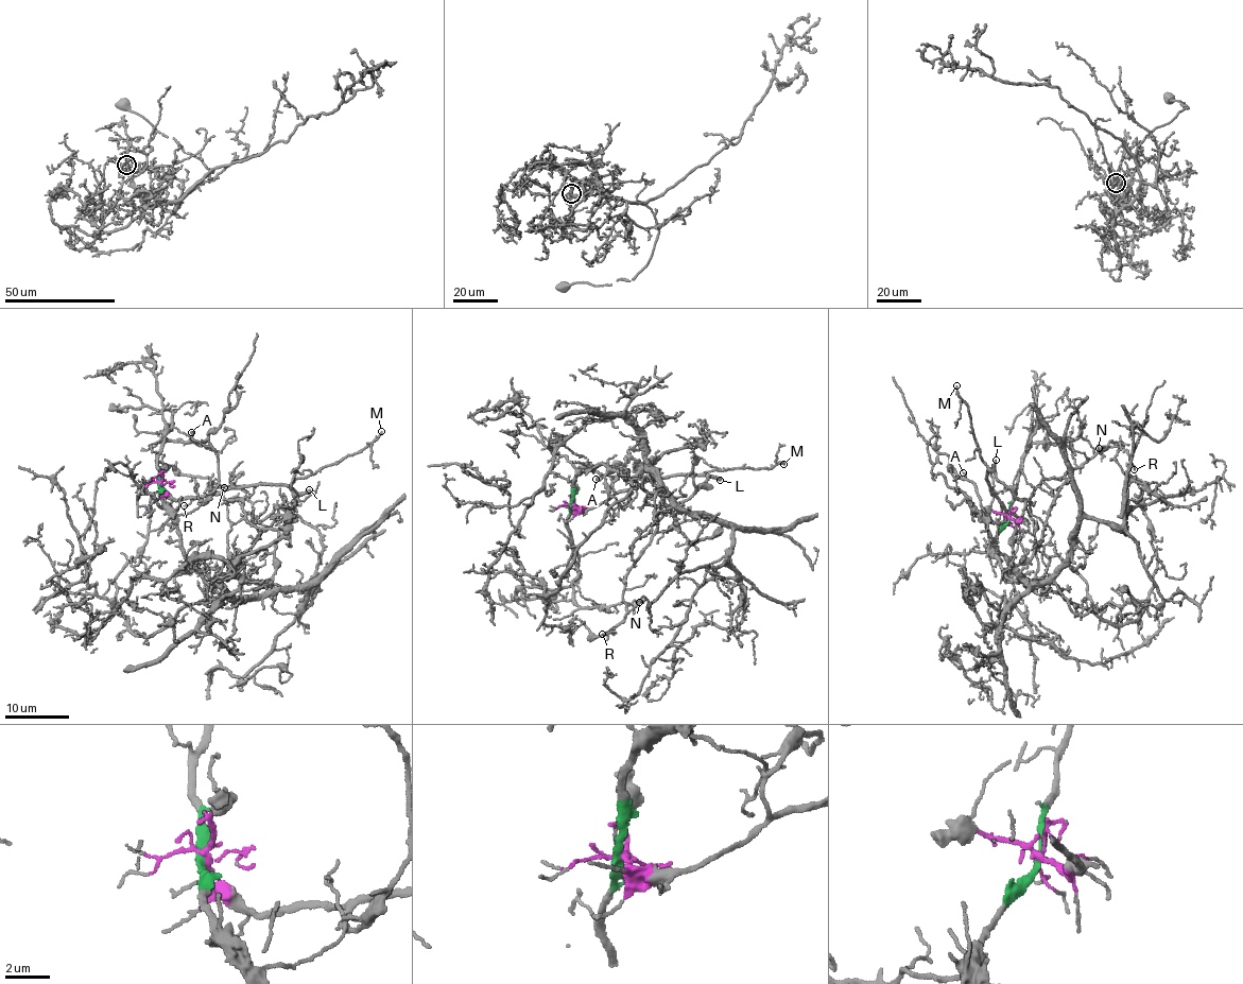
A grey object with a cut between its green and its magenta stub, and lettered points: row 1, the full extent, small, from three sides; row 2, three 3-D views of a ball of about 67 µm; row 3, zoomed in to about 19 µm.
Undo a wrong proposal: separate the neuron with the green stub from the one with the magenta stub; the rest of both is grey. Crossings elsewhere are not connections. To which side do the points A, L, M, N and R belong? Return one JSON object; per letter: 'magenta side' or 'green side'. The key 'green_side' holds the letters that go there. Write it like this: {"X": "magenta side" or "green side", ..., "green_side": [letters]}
{"A": "magenta side", "L": "magenta side", "M": "magenta side", "N": "magenta side", "R": "magenta side", "green_side": []}

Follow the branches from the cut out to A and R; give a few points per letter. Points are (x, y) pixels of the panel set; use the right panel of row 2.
A: (1007, 517), (1021, 519), (1014, 513), (991, 521), (977, 486), (963, 479), (963, 472)
R: (1007, 517), (1021, 519), (993, 494), (987, 468), (1033, 505), (1042, 481), (1111, 442), (1135, 469)

